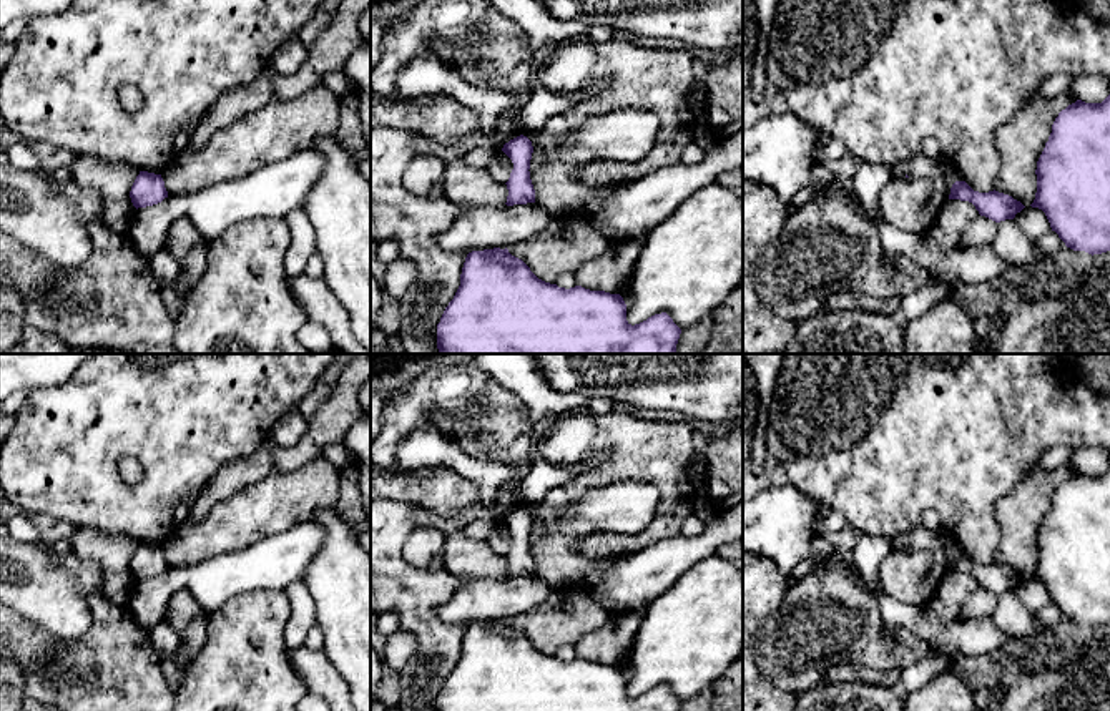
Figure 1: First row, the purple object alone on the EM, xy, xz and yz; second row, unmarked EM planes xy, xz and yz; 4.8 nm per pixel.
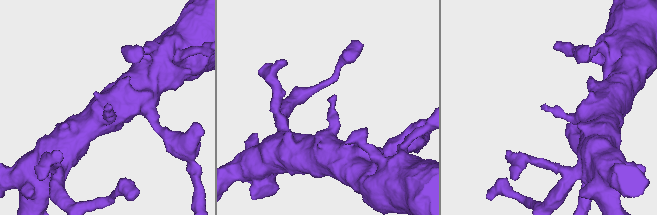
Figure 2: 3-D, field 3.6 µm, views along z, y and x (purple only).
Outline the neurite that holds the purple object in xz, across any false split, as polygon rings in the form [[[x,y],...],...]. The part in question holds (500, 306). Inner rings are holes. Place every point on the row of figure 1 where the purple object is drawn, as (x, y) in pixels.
[[[484,249],[467,254],[460,286],[437,324],[439,354],[676,354],[681,329],[666,314],[655,314],[631,326],[620,294],[570,289],[538,279],[530,267],[508,249]]]

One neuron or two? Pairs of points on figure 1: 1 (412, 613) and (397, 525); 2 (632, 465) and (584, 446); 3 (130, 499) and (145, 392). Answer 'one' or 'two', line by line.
1: one
2: one
3: one

